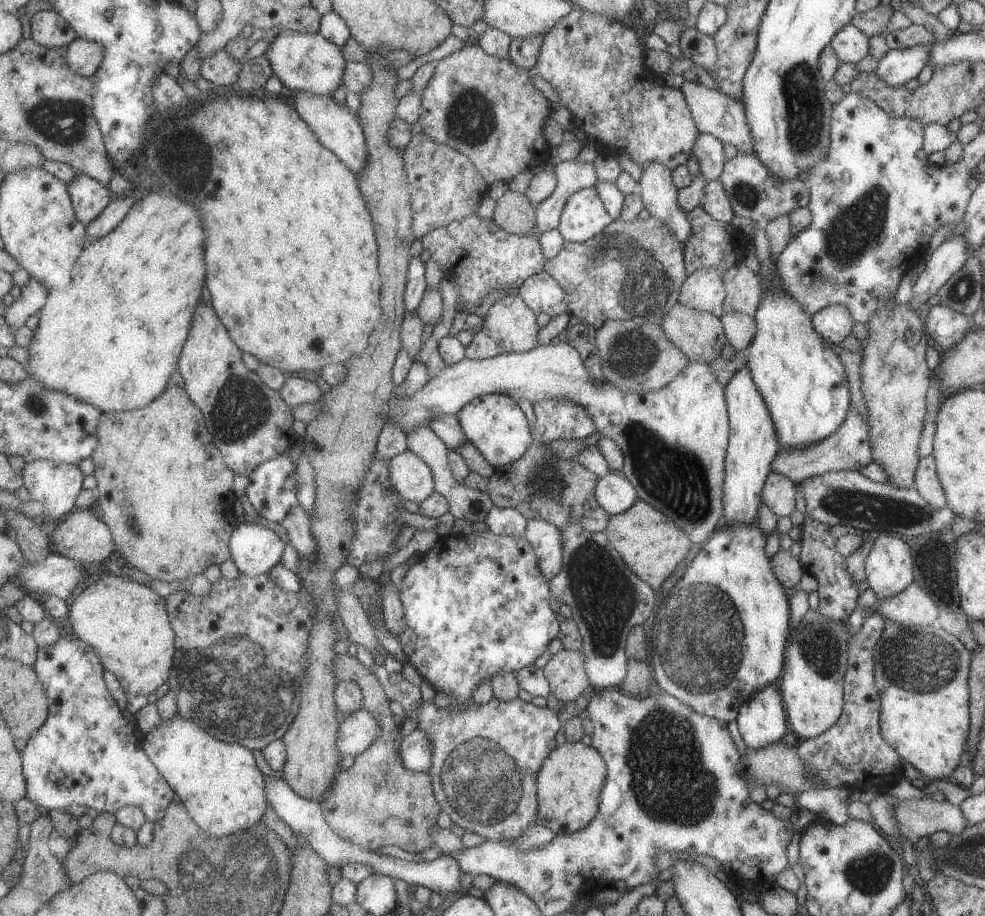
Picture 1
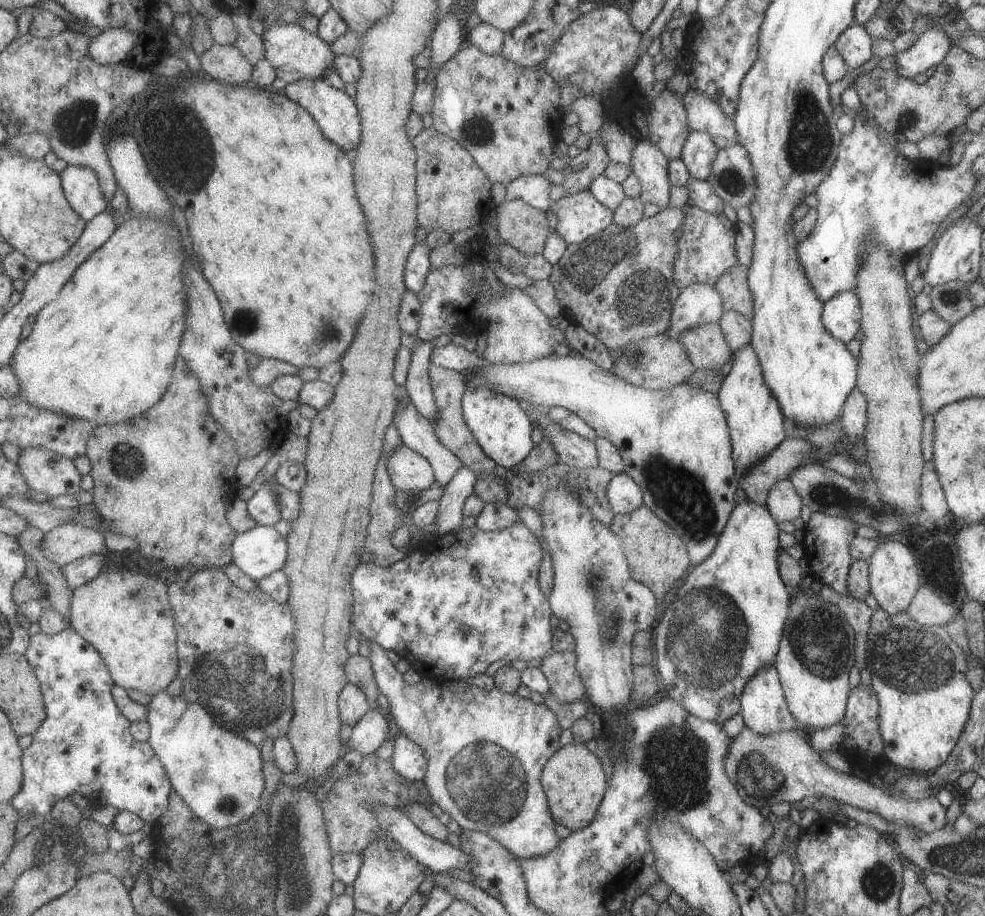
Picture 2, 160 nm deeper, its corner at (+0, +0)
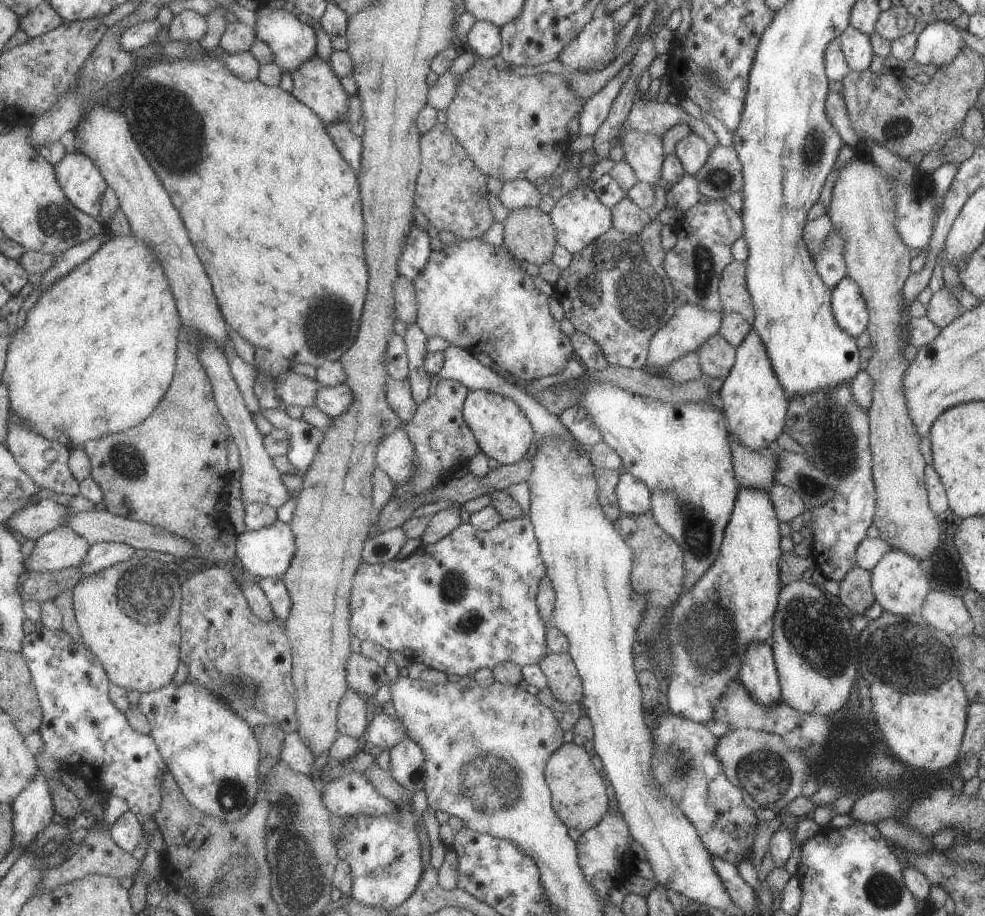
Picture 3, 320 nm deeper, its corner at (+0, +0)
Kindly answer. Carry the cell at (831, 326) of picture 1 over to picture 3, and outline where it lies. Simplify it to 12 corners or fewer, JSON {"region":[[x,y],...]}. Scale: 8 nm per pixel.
{"region":[[848,277],[830,290],[831,314],[845,334],[867,328],[867,308]]}

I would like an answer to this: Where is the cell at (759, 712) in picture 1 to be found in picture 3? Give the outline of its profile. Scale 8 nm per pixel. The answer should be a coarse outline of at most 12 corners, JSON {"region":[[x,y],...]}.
{"region":[[770,642],[749,644],[738,681],[759,706],[782,701]]}

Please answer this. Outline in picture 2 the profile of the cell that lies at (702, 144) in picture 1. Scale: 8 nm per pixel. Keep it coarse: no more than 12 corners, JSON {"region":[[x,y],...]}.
{"region":[[689,131],[680,160],[705,180],[717,152],[706,132]]}

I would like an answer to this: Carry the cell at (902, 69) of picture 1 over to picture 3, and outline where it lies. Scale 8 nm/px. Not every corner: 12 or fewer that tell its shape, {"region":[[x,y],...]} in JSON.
{"region":[[937,21],[916,36],[913,62],[949,64],[966,46],[963,21]]}

